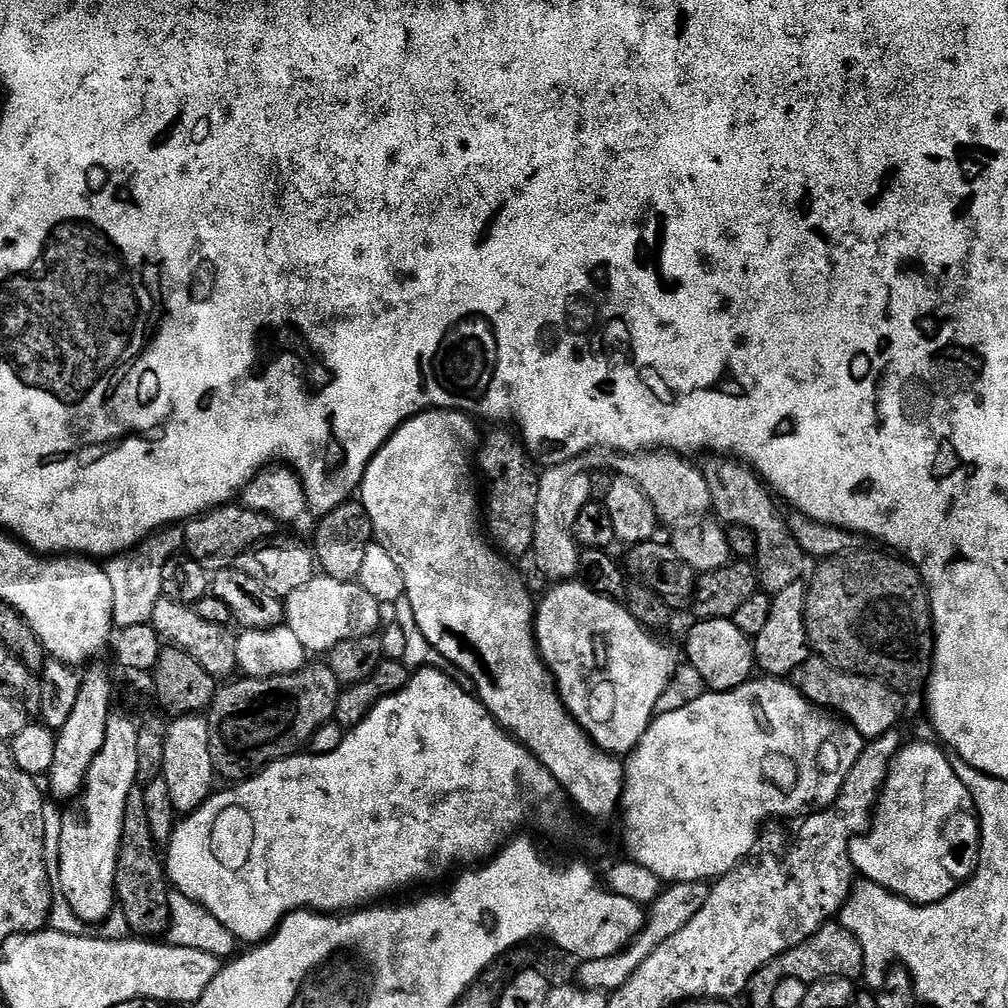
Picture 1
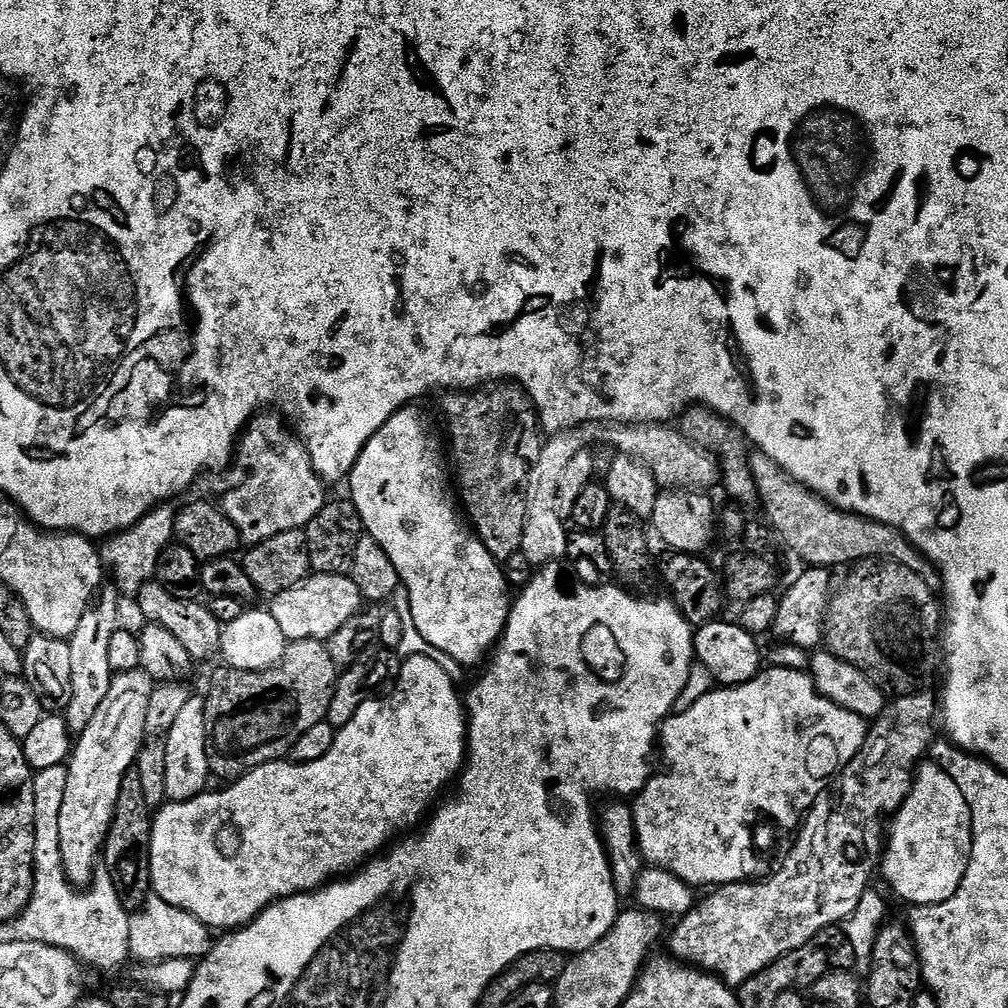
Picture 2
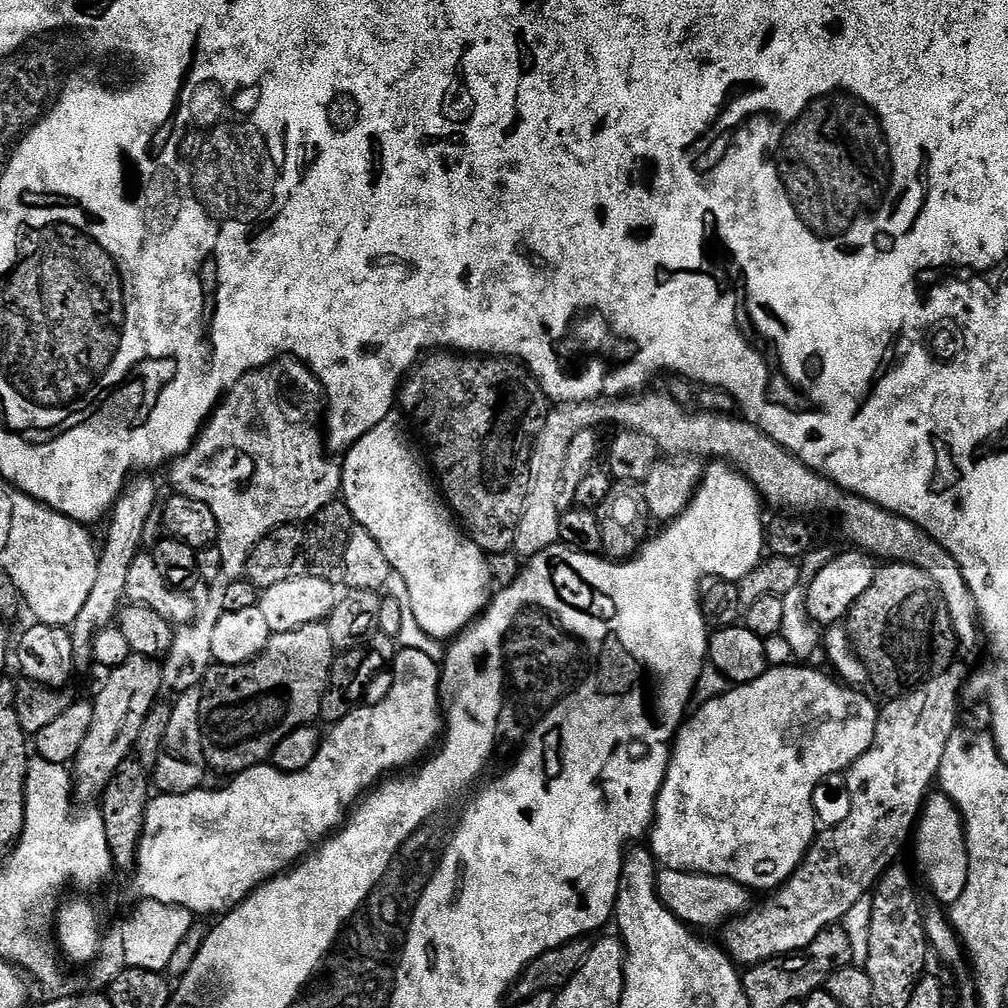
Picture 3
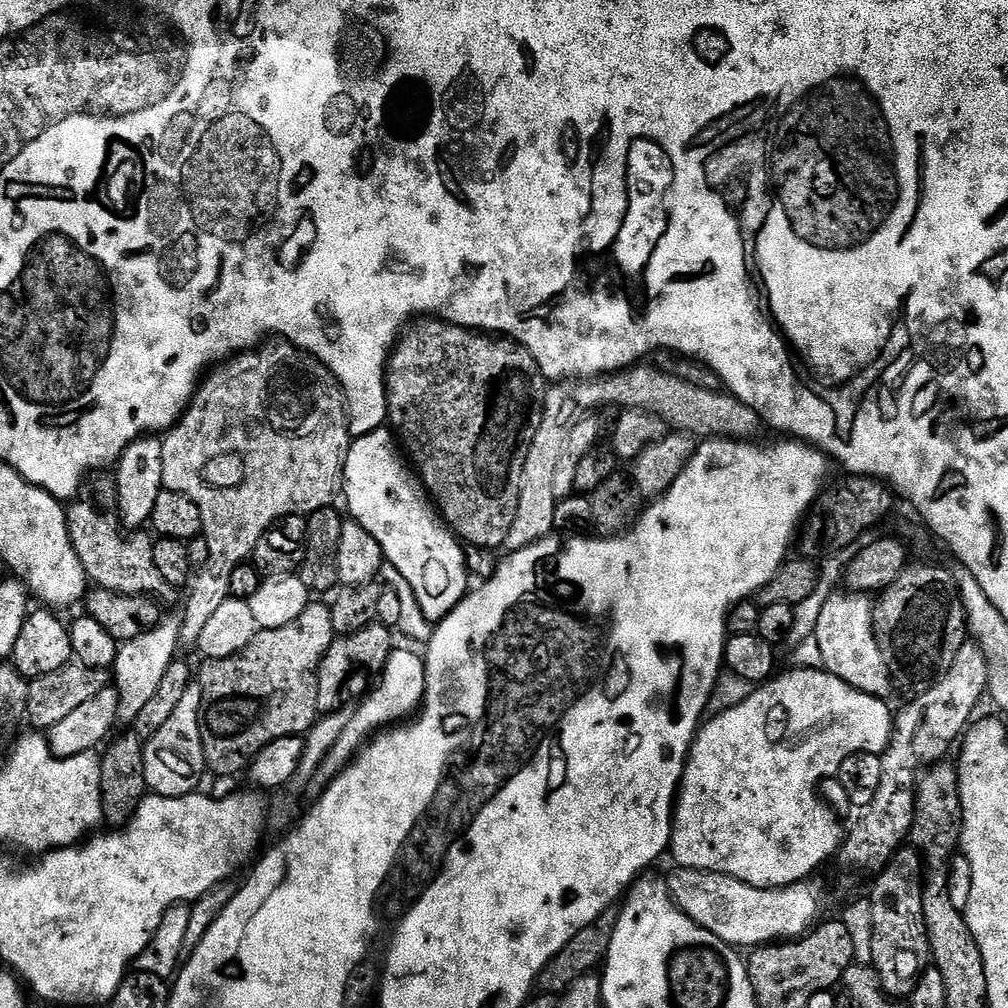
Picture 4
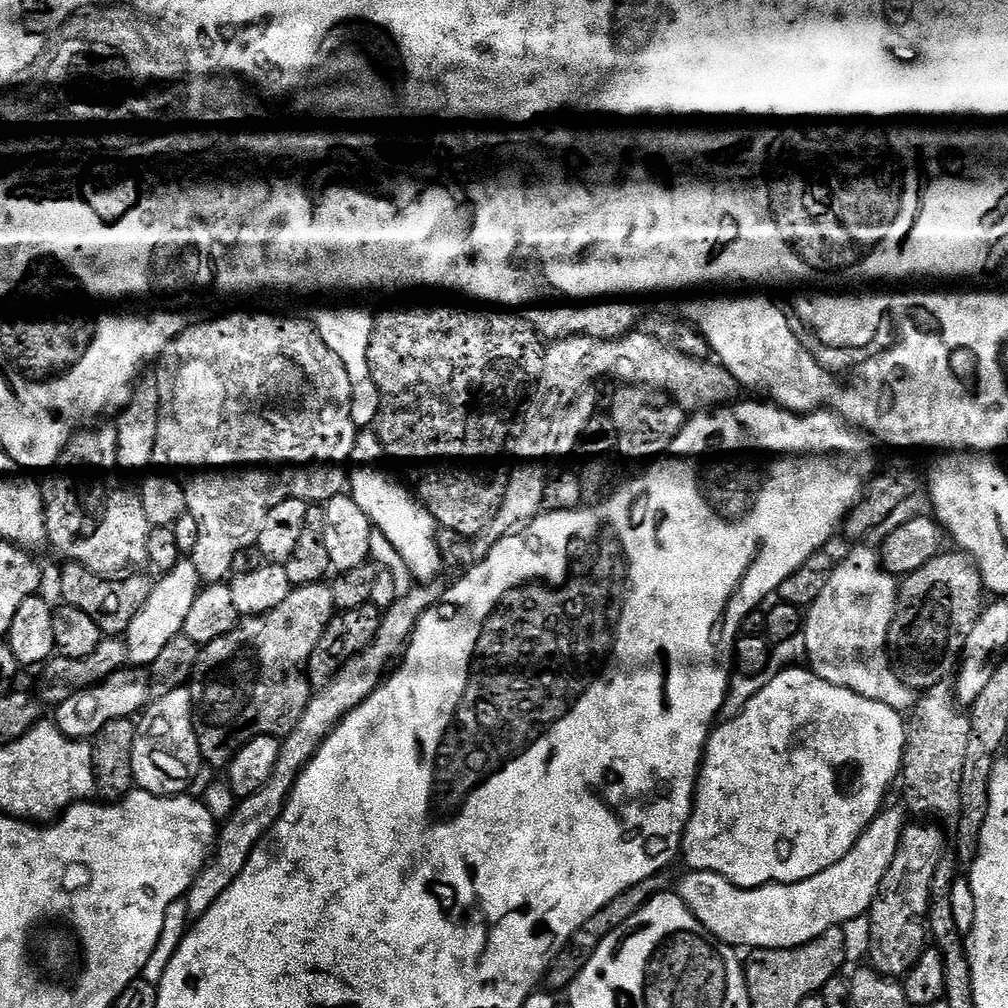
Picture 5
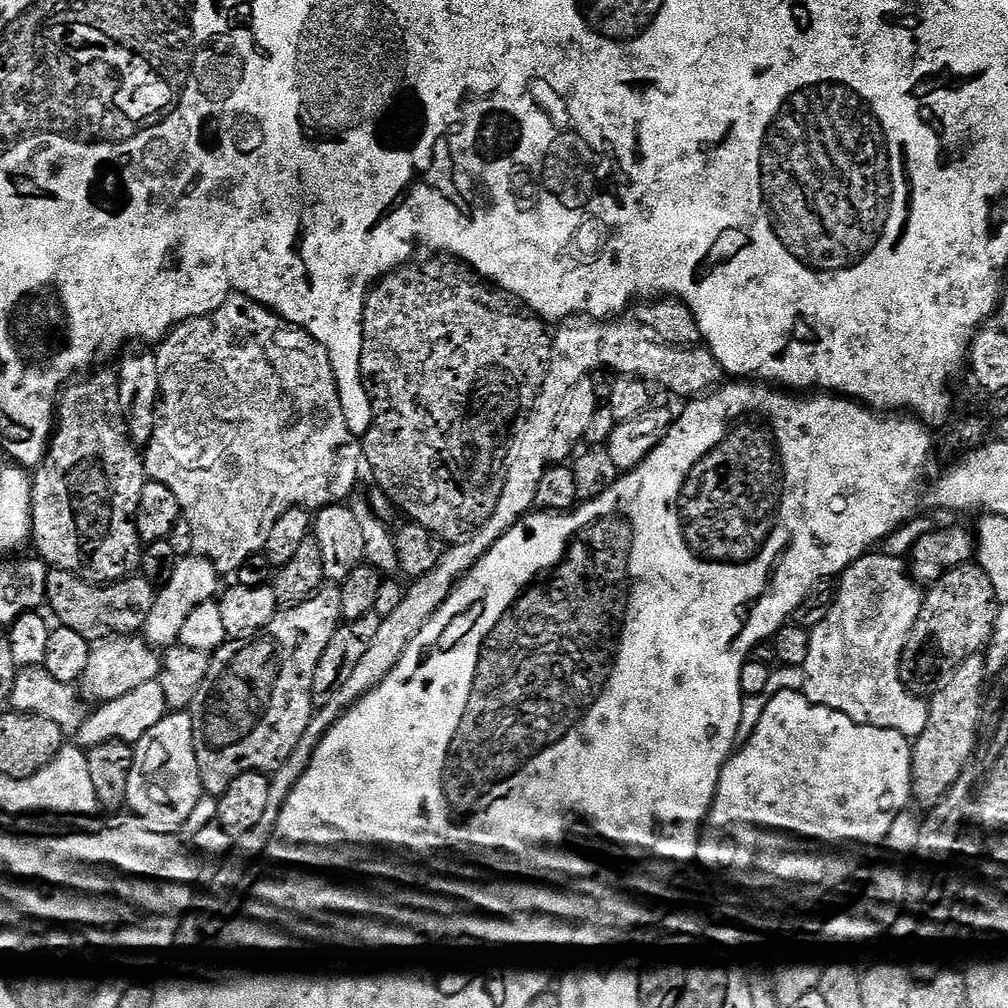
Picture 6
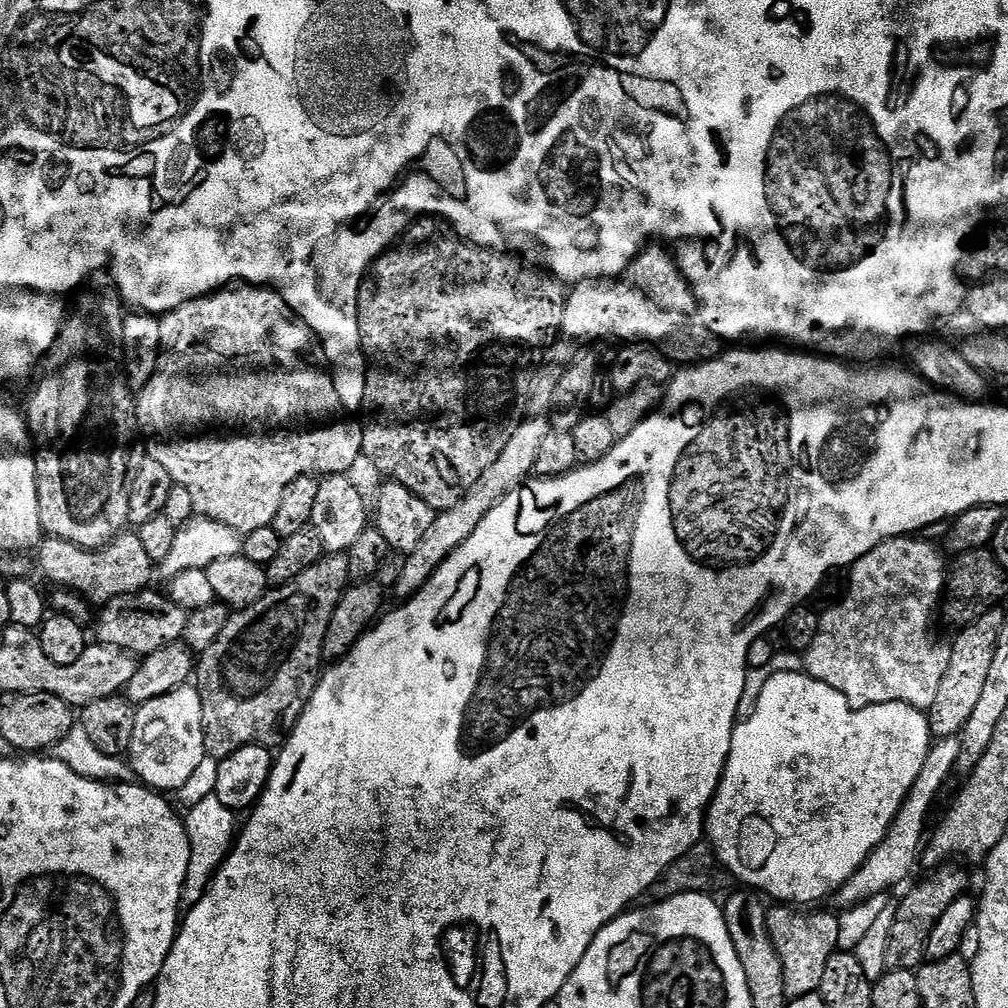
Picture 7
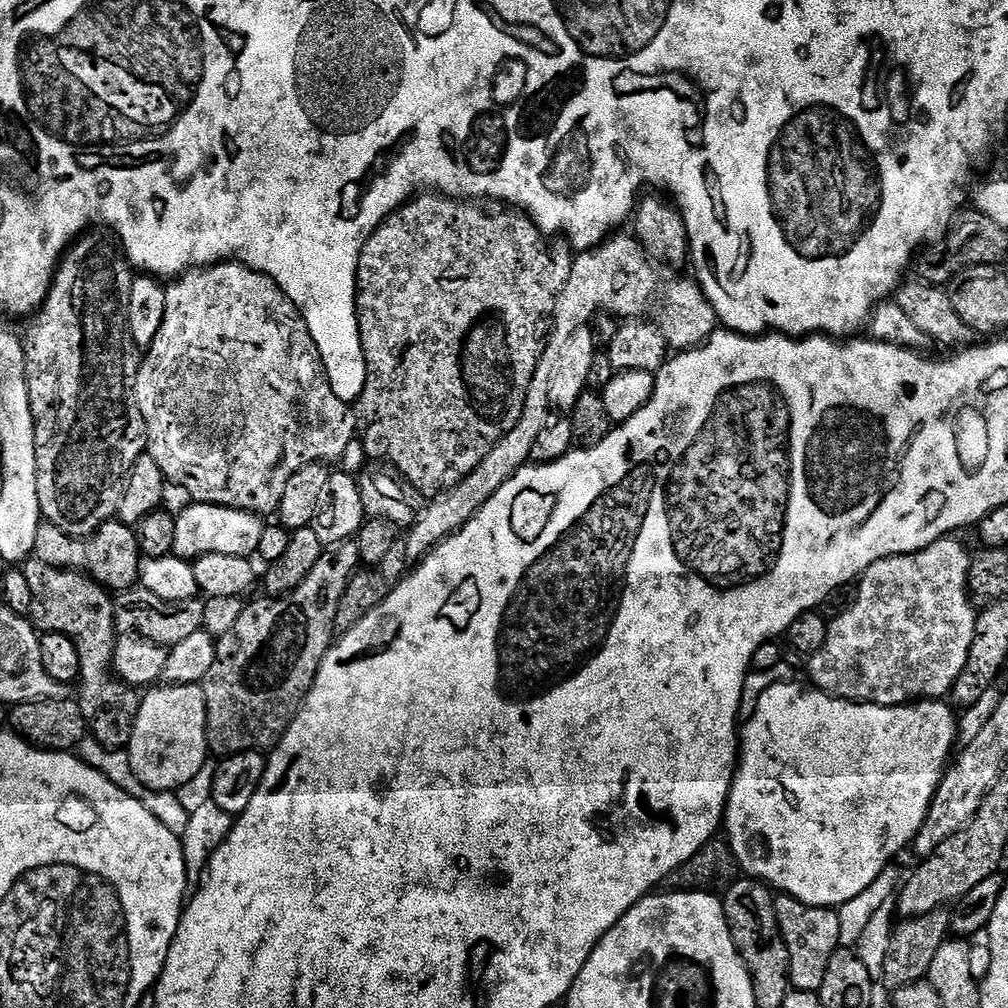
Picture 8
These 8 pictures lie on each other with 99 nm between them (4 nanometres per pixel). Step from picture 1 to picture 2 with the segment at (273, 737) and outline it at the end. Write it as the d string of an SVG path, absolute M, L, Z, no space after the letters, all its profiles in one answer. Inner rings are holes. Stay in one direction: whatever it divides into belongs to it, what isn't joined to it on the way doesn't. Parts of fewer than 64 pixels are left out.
M323 640L291 641L282 662L265 672L220 666L212 676L212 685L208 688L208 697L202 707L209 773L215 779L217 776L224 780L220 782L235 782L253 768L272 764L275 760L284 760L291 753L294 742L298 742L306 730L327 720L330 698L336 689L337 679L336 663L330 658L328 645Z

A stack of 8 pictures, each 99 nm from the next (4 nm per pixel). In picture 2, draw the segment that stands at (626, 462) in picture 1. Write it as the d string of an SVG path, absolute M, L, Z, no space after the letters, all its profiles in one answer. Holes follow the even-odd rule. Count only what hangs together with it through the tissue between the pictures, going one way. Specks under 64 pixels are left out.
M605 422L580 425L568 432L557 433L549 437L541 447L536 458L539 465L531 469L528 479L528 517L526 530L522 534L520 552L533 564L533 569L539 570L545 564L554 564L567 557L570 532L569 529L564 529L565 519L557 512L558 486L574 455L595 448L598 444L614 448L612 450L619 455L642 461L654 474L656 484L661 489L709 491L719 485L717 461L690 443L674 426Z

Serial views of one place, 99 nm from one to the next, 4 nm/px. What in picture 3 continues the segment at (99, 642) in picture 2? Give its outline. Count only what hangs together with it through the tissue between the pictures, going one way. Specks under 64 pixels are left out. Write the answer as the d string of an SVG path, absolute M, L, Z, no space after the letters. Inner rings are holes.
M140 474L129 480L128 485L116 500L110 515L107 517L108 537L99 549L98 578L94 578L94 586L90 589L90 598L86 598L86 606L78 618L70 626L72 641L74 642L74 658L77 665L83 666L92 660L92 640L102 628L113 627L118 613L126 600L126 578L130 574L130 566L136 556L141 555L140 548L146 541L146 522L150 520L150 514L157 511L156 484L153 477L148 474Z

